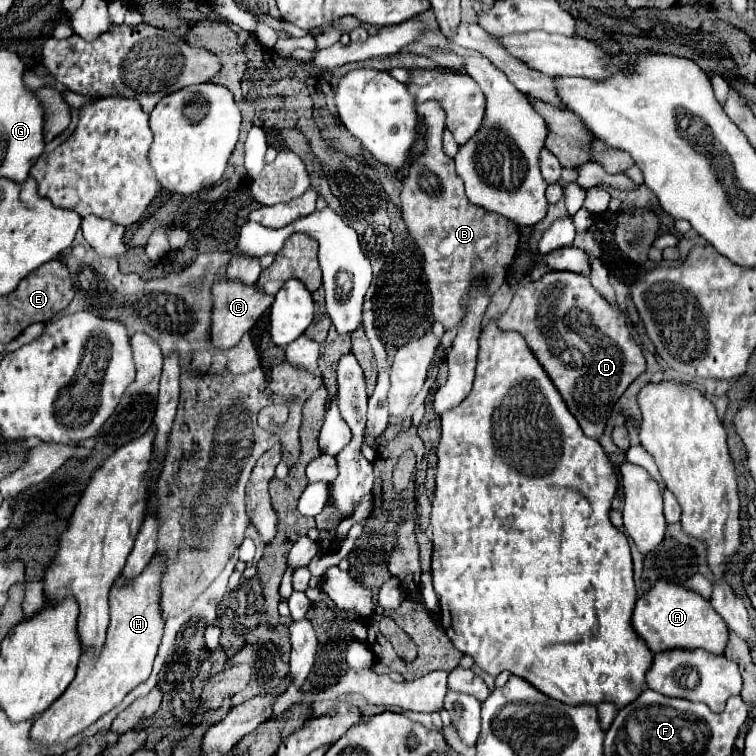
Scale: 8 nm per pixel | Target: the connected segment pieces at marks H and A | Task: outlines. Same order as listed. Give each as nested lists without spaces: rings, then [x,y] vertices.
[[[153,559],[137,579],[129,581],[129,585],[121,583],[121,579],[115,581],[109,593],[109,627],[101,655],[97,661],[91,661],[91,655],[87,653],[81,655],[77,675],[69,689],[49,707],[49,713],[35,719],[29,733],[31,743],[53,745],[69,741],[73,735],[93,725],[101,715],[115,709],[129,691],[147,681],[163,635],[163,619],[157,599],[163,571],[163,561]]]
[[[657,581],[651,591],[637,601],[633,609],[633,627],[653,653],[669,649],[705,649],[713,655],[723,655],[725,645],[729,643],[729,627],[705,597],[665,581]]]

